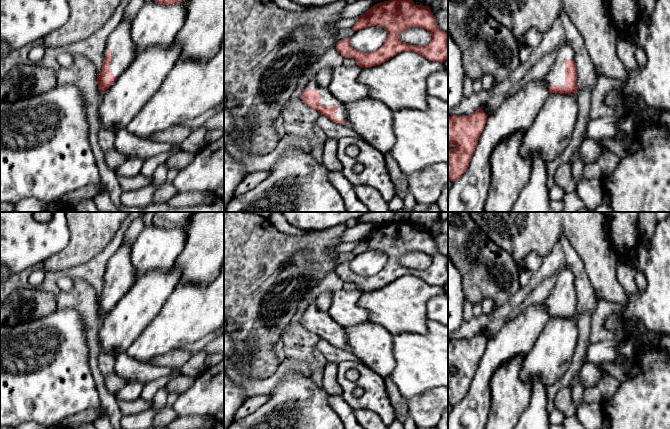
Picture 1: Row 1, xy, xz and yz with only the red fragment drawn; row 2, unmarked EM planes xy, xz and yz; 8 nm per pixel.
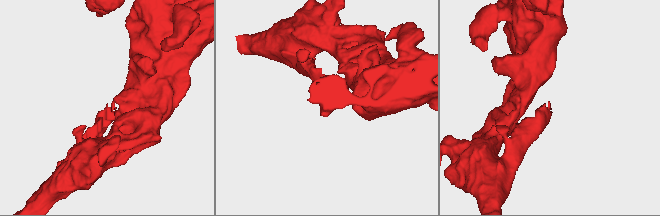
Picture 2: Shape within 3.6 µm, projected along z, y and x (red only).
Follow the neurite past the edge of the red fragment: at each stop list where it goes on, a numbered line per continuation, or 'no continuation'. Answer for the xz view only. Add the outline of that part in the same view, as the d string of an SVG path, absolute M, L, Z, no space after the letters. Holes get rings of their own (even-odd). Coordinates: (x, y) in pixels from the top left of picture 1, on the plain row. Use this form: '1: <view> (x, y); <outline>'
1: xz (327, 322); M312 303L306 310L306 313L316 313L318 317L321 318L321 328L322 329L335 329L339 332L335 335L338 344L345 344L345 347L339 347L340 349L350 351L347 345L347 336L344 328L341 327L328 312L320 310L315 303Z

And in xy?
1: xy (119, 265); M121 244L115 254L108 261L106 272L104 274L104 283L106 276L112 274L112 284L109 291L117 302L128 292L136 281L134 269L130 262L131 244Z

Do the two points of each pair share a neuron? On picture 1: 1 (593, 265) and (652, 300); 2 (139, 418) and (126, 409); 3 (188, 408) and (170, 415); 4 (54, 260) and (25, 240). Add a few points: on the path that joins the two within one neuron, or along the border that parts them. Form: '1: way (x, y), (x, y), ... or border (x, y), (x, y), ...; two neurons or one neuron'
1: border (629, 295), (627, 304), (621, 309); two neurons
2: border (151, 402), (149, 408), (124, 416); two neurons
3: border (171, 407), (177, 415); two neurons
4: border (68, 242), (62, 249), (42, 262); two neurons

